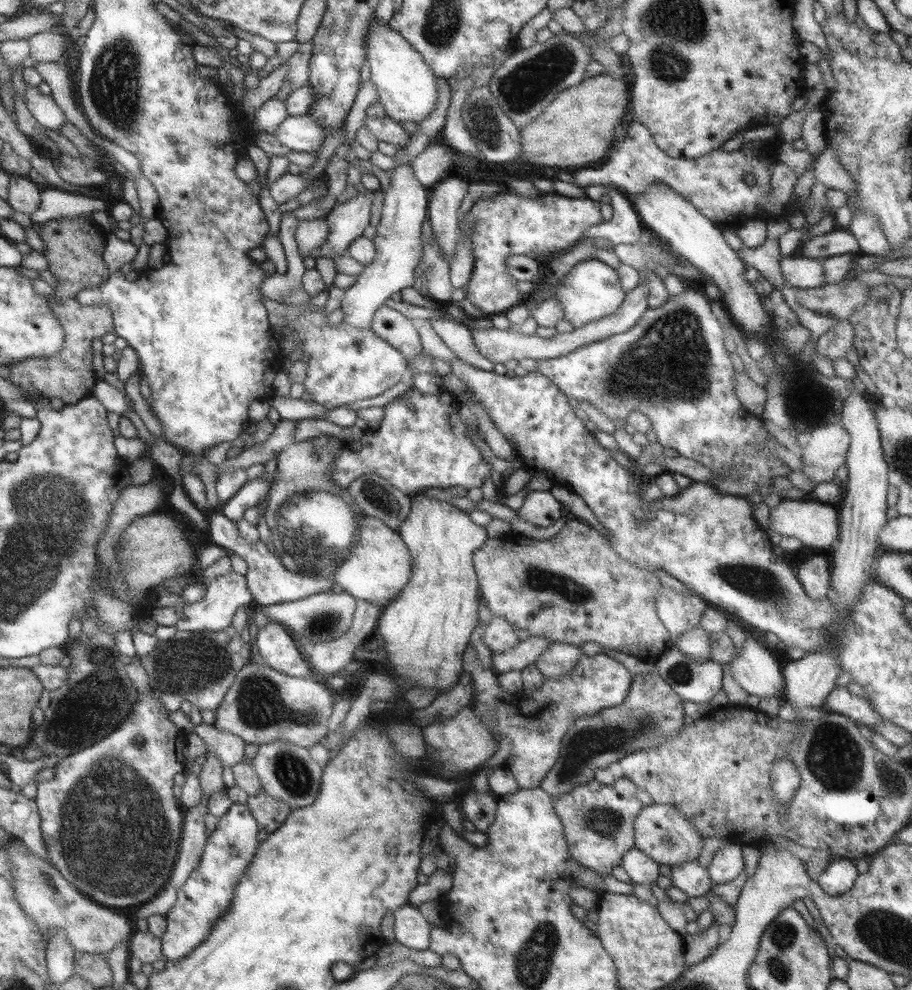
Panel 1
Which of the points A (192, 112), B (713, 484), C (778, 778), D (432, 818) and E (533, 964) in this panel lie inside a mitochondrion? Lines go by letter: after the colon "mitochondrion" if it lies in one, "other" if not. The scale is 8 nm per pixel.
A: other
B: other
C: other
D: other
E: mitochondrion

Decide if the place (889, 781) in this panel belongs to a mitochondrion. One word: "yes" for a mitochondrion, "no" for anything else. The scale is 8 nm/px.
yes

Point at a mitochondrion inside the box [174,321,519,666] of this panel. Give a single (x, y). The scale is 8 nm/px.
(382, 497)

